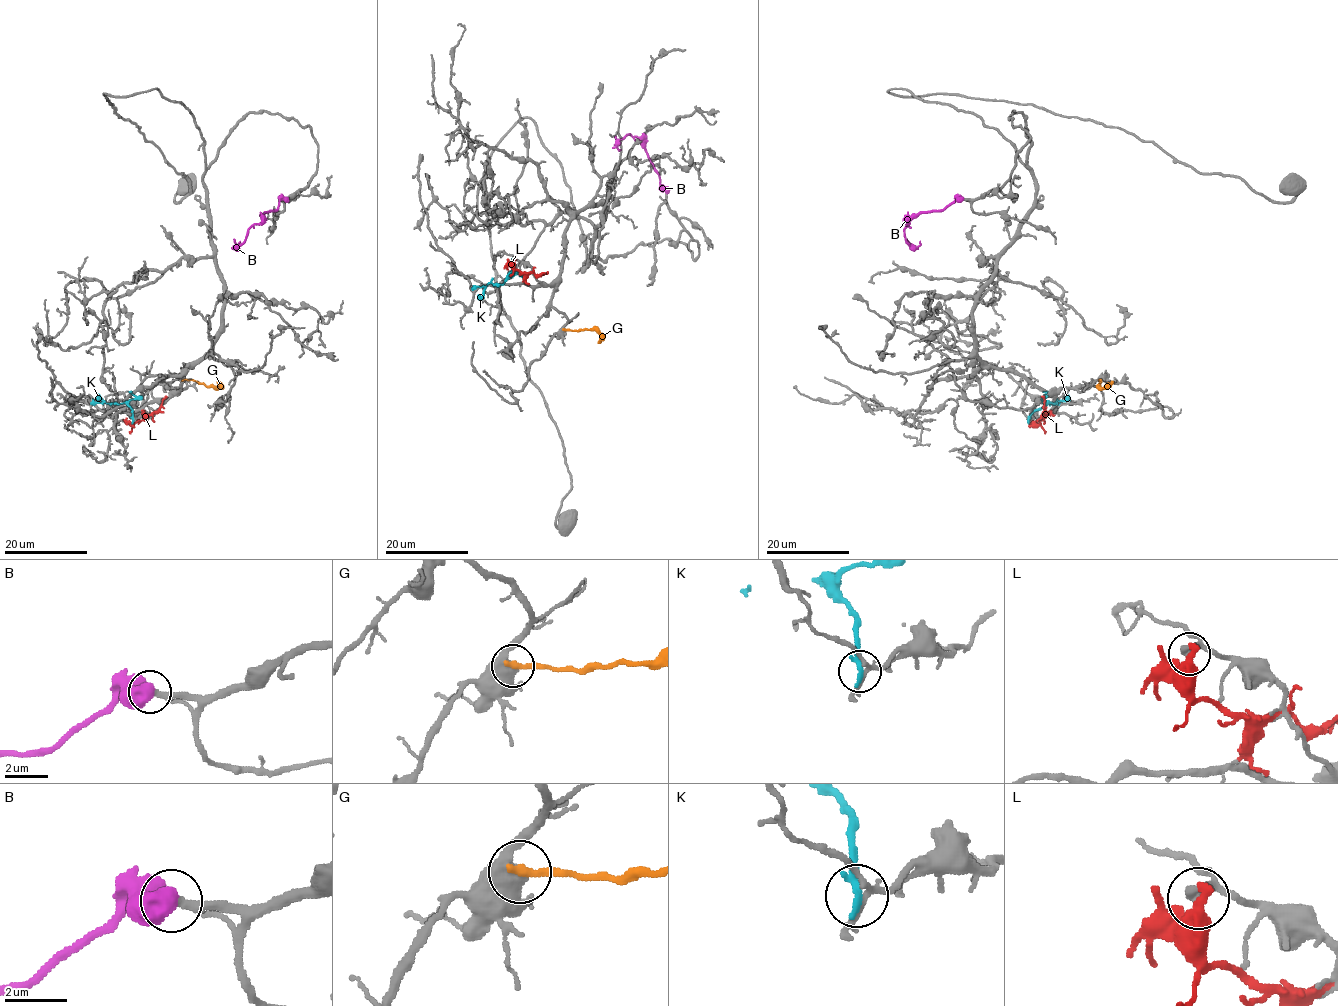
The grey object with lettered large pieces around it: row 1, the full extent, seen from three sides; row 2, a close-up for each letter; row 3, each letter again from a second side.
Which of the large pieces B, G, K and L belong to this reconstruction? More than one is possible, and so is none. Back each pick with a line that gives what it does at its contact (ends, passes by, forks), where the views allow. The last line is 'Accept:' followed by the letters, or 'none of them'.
B: it ends there
Accept: B

